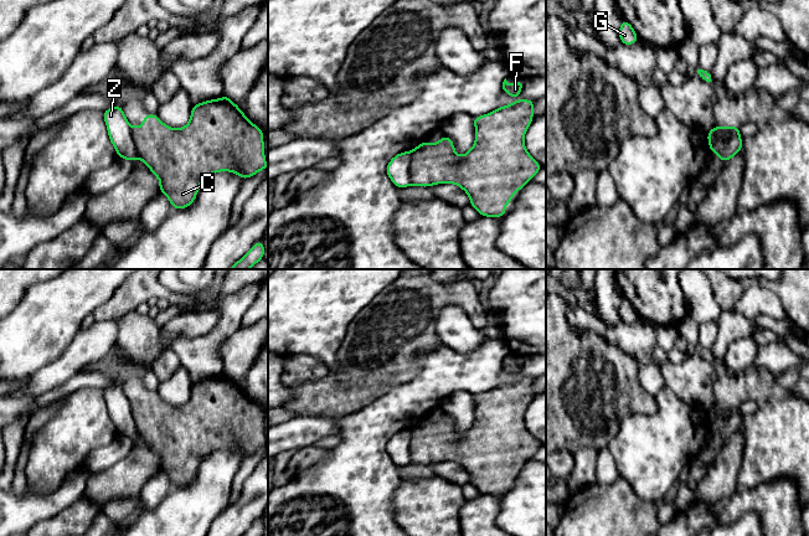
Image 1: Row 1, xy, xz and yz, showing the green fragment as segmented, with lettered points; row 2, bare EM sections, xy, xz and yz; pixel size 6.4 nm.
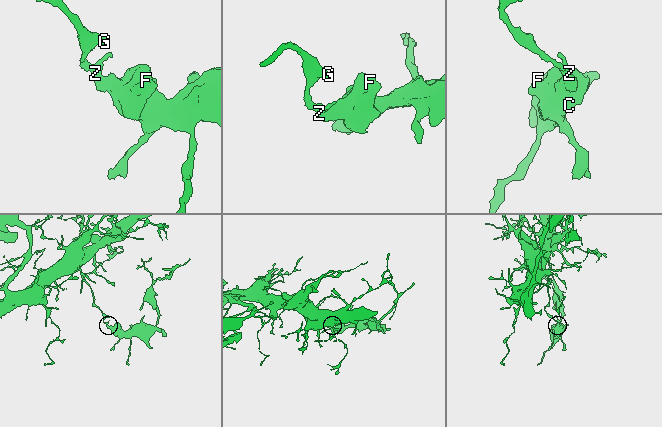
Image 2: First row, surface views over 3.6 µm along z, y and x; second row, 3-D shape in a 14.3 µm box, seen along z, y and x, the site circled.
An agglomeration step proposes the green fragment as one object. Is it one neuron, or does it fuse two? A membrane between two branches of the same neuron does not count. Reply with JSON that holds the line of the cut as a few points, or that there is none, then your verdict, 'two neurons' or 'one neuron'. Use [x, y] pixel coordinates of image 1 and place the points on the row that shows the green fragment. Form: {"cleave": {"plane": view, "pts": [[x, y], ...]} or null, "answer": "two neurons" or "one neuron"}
{"cleave": {"plane": "xz", "pts": [[412, 153], [411, 184]]}, "answer": "two neurons"}

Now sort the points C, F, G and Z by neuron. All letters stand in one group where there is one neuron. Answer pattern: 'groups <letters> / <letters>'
groups C F / G Z

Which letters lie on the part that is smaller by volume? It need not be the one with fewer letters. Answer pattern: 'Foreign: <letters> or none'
Foreign: C, F

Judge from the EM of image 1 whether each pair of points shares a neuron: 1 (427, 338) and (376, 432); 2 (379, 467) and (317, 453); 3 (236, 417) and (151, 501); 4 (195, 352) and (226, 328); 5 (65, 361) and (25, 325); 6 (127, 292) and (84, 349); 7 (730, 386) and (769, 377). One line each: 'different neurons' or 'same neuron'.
1: different neurons
2: different neurons
3: different neurons
4: same neuron
5: different neurons
6: different neurons
7: same neuron

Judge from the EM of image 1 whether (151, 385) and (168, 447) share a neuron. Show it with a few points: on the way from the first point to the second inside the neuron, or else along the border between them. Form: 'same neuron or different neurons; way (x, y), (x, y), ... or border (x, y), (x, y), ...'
different neurons; border (140, 376), (144, 385), (155, 392)

